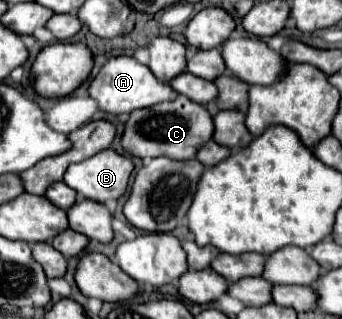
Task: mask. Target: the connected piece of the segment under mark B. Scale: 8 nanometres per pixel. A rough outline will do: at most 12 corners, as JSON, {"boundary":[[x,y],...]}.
{"boundary":[[105,149],[63,181],[105,203],[127,191],[135,165]]}

